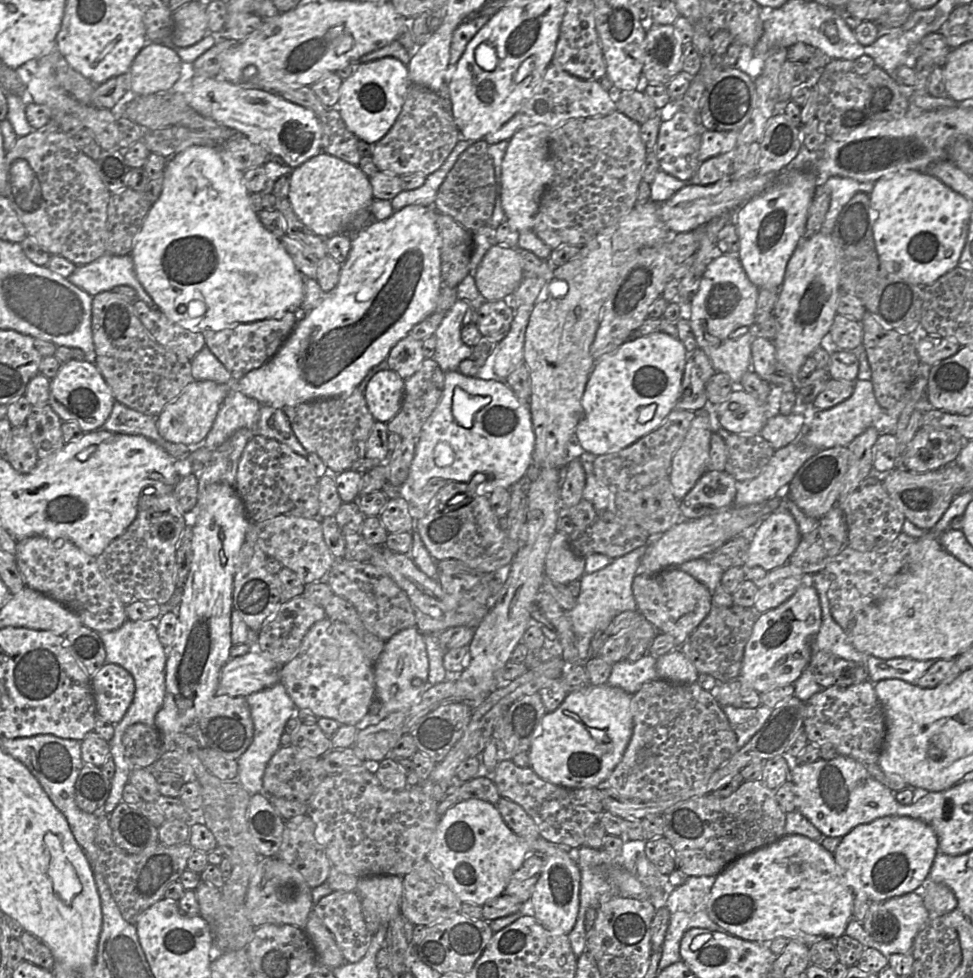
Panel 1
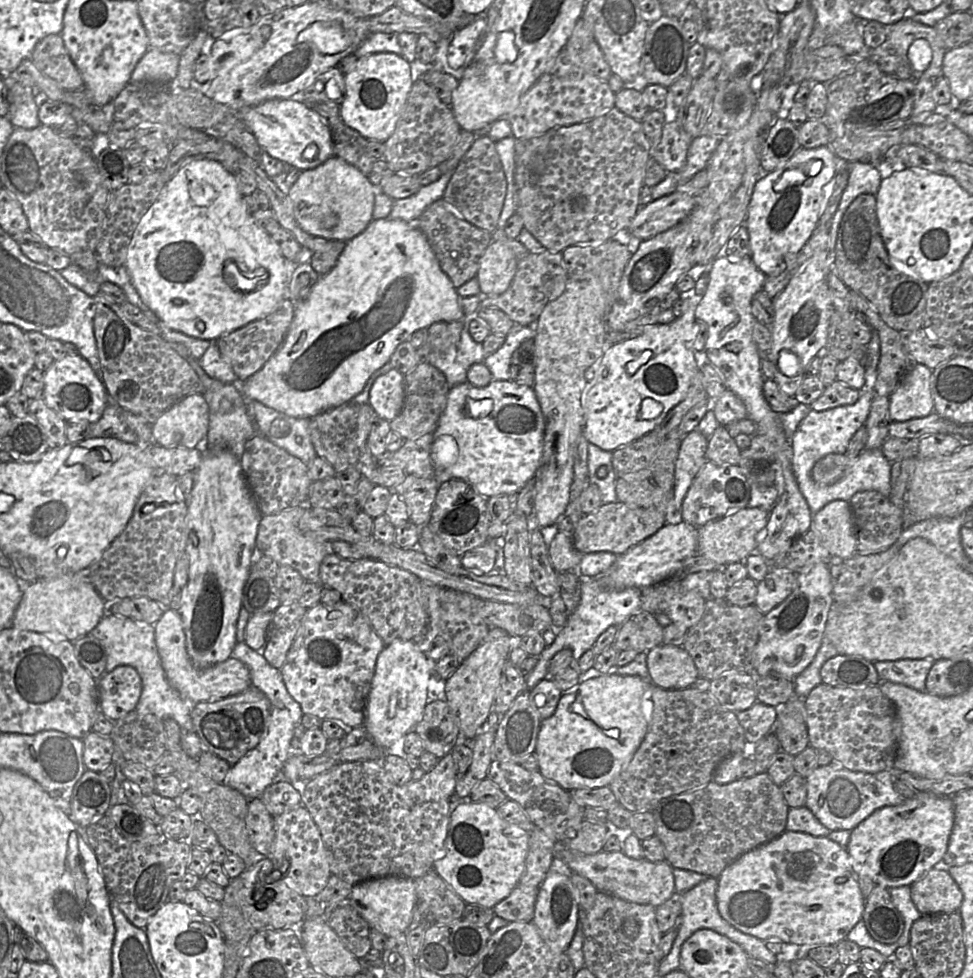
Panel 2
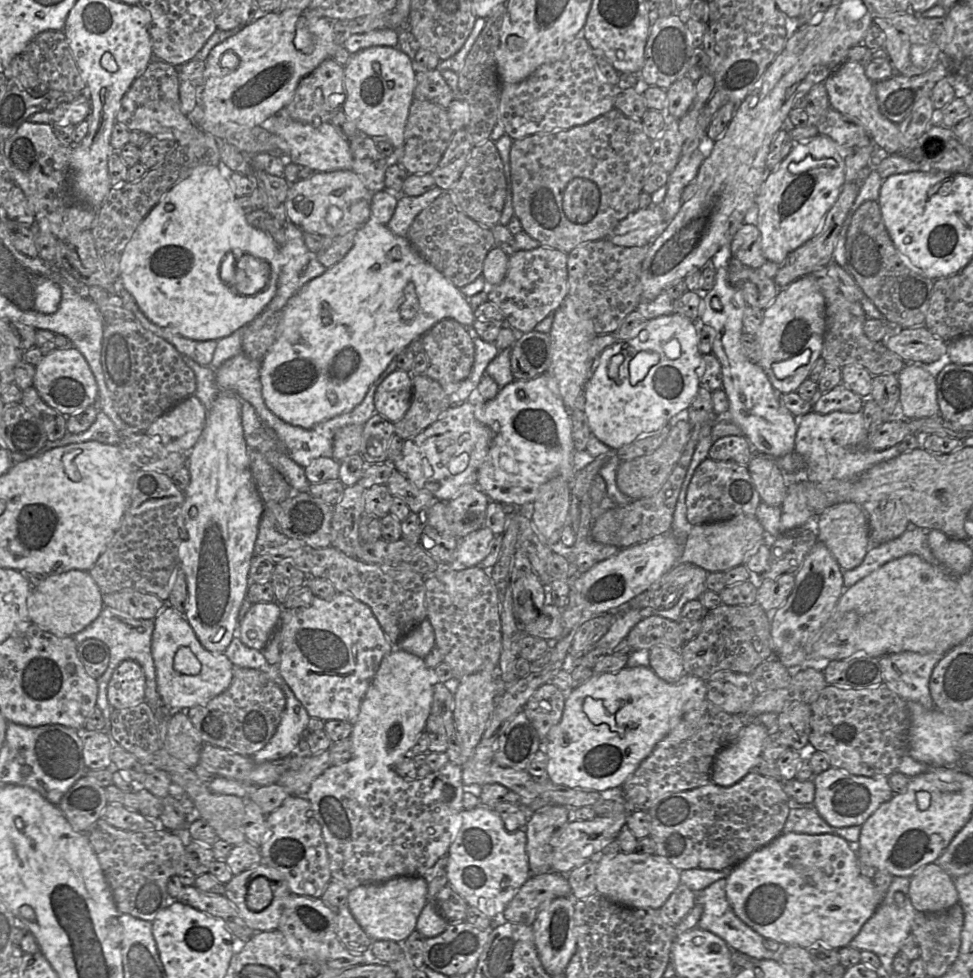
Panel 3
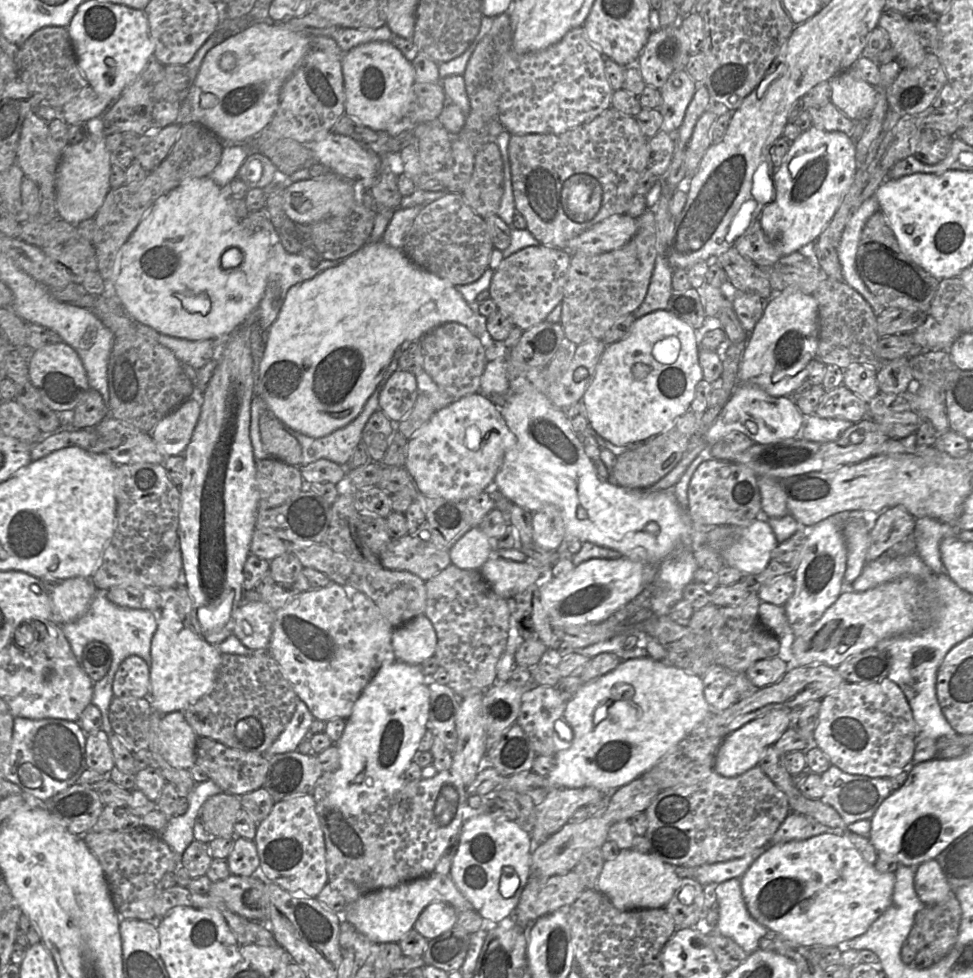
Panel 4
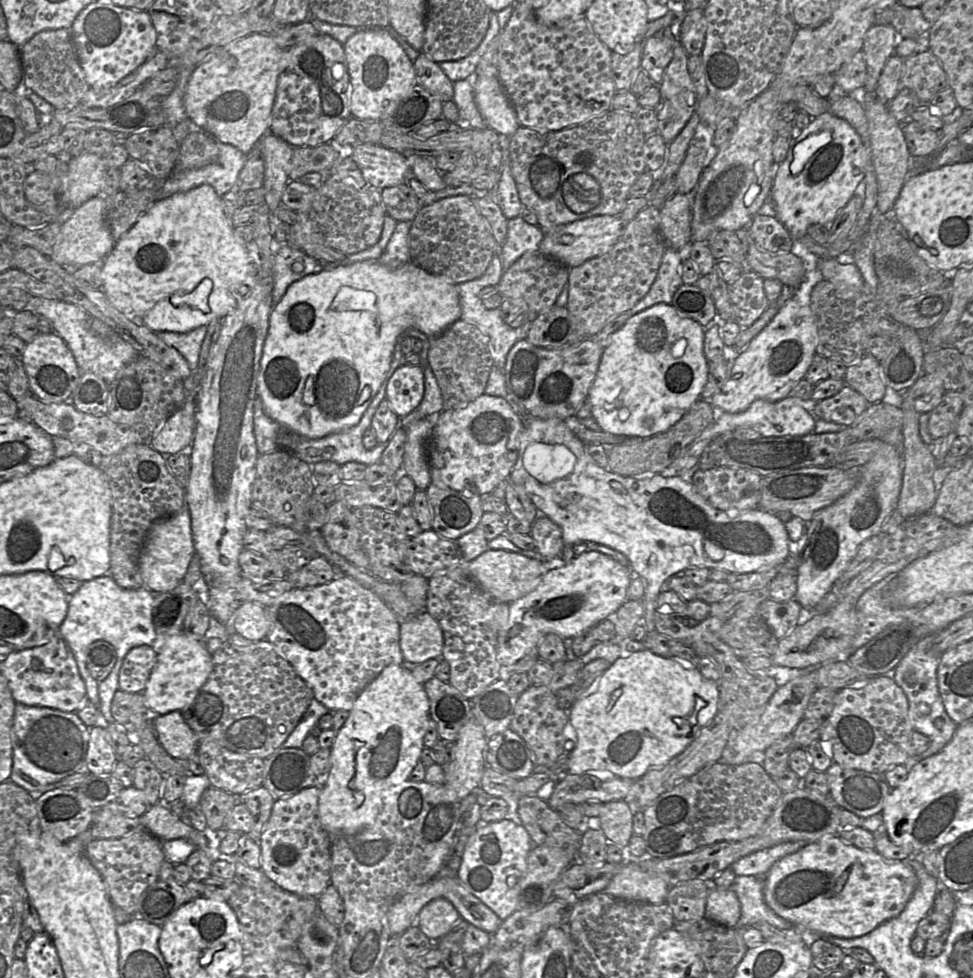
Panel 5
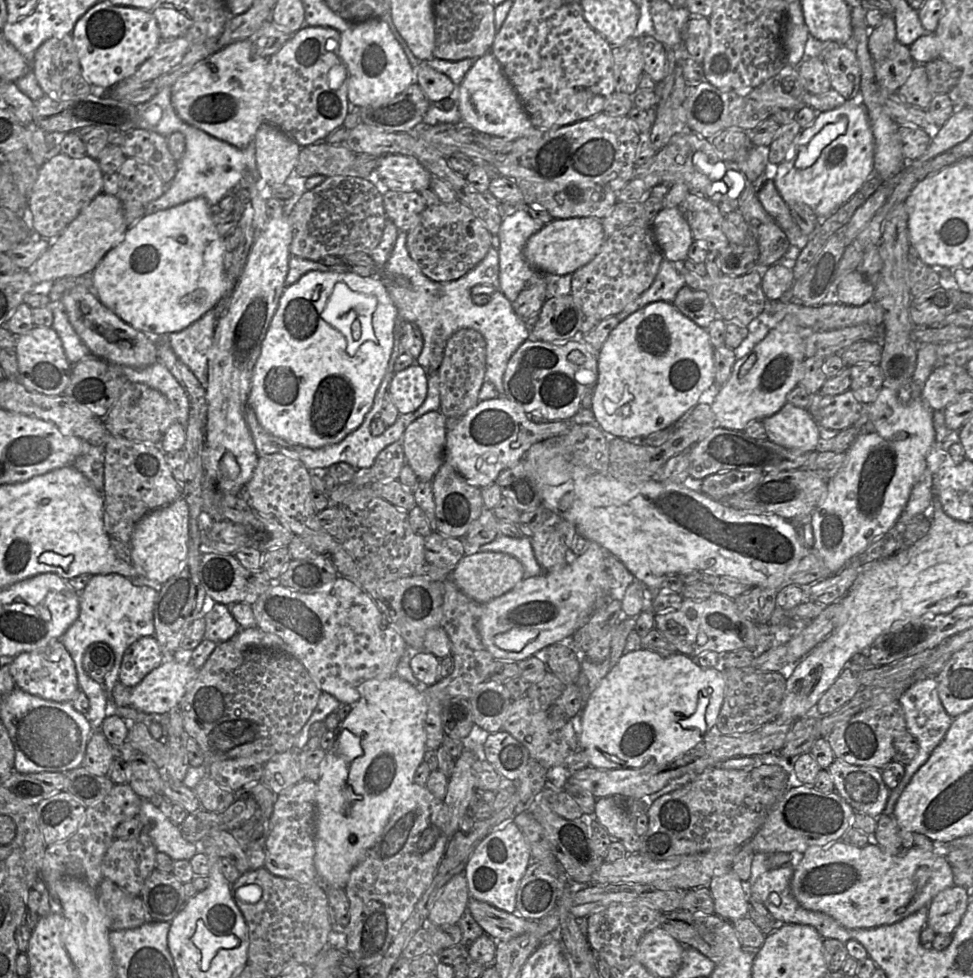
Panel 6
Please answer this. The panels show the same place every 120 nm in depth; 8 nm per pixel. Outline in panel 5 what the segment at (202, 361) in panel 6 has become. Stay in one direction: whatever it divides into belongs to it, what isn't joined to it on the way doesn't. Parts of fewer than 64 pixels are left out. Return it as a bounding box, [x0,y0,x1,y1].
[155,325,207,371]

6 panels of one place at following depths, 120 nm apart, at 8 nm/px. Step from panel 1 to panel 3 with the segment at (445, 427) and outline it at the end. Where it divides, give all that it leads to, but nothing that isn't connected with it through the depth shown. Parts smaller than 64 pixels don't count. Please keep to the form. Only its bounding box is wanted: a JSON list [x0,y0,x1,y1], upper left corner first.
[472,372,576,506]

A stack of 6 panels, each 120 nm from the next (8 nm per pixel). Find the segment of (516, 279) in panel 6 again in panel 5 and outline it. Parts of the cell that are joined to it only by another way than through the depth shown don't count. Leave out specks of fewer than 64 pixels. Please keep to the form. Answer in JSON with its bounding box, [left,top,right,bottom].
[499,216,544,271]

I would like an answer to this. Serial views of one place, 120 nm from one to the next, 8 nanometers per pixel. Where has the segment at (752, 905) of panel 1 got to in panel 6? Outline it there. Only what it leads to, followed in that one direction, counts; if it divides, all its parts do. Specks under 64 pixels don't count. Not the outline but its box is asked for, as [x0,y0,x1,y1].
[791,841,954,929]

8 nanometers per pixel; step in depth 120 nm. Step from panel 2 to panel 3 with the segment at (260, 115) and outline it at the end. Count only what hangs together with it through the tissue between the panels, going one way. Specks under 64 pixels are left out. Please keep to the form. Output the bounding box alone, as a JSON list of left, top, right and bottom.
[261,112,353,172]

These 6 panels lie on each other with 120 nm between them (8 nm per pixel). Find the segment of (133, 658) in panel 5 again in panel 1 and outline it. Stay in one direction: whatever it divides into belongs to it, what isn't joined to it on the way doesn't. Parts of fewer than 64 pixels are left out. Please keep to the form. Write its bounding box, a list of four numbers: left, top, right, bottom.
[91,663,134,723]

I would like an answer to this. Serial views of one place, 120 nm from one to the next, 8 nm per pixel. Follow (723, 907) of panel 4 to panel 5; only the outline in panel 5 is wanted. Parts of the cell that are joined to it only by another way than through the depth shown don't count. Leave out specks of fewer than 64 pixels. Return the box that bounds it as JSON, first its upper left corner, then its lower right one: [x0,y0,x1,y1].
[730,875,794,930]

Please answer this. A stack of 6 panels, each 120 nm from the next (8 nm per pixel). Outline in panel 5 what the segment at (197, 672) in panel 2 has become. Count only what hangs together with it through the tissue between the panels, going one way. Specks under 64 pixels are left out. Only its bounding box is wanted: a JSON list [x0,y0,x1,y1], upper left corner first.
[142,632,213,715]

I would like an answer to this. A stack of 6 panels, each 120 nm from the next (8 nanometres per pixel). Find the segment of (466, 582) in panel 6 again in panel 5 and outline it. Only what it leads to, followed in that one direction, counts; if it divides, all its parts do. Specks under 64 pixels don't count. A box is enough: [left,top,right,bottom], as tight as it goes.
[463,549,566,603]

